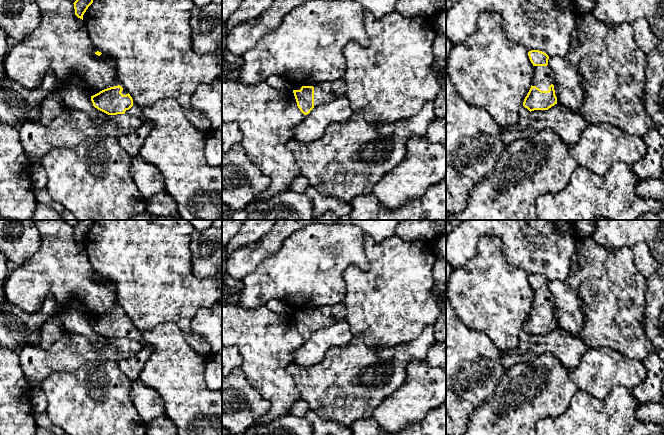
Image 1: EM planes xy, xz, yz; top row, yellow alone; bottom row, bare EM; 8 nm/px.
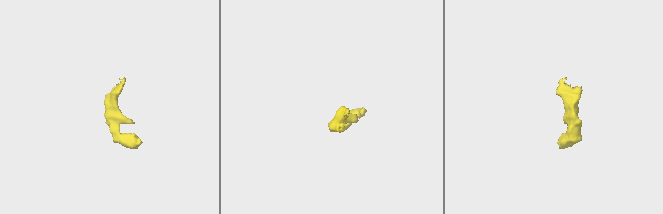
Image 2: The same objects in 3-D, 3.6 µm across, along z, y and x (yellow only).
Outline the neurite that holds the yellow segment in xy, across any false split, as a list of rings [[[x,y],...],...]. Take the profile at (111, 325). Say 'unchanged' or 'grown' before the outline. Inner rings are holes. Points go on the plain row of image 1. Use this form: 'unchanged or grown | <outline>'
grown | [[[118,309],[91,320],[91,325],[95,332],[108,339],[128,338],[142,344],[143,347],[137,355],[118,362],[120,369],[131,382],[139,378],[145,362],[151,355],[152,348],[145,342],[142,332],[133,325],[130,318]]]

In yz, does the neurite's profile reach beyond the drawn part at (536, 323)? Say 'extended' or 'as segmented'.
extended

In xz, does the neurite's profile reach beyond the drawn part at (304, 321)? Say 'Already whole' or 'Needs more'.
Needs more

